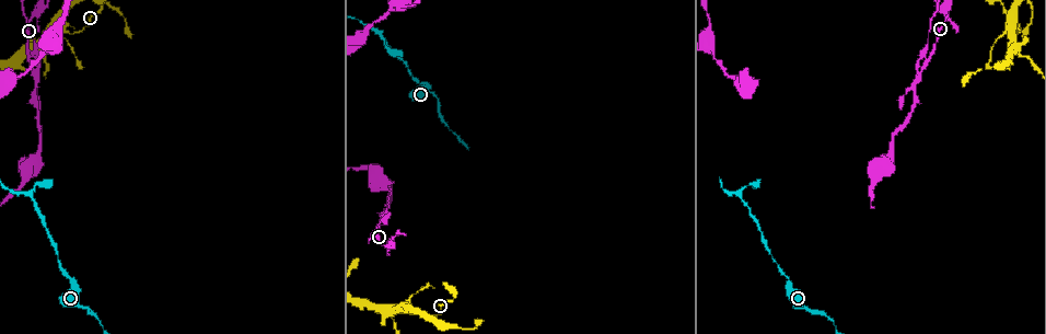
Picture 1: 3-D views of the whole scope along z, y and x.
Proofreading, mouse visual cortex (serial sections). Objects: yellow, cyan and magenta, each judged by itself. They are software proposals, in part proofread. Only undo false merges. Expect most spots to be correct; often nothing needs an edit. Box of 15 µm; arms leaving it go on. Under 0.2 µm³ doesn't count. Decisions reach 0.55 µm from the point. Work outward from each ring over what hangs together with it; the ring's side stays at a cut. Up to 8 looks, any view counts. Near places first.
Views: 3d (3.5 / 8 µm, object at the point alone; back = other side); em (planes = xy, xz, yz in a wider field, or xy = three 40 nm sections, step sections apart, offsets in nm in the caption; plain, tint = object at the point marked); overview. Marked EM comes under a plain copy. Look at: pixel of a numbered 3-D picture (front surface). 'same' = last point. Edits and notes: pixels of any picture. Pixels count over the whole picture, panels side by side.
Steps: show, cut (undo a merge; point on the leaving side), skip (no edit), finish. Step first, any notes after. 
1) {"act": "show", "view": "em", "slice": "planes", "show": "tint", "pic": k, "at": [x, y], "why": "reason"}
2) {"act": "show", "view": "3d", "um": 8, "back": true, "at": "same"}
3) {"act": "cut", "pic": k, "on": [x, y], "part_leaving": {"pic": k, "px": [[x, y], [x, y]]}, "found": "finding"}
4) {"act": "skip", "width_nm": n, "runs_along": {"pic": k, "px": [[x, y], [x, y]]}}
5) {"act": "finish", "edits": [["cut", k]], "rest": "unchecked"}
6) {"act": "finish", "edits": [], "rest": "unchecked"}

{"act": "show", "view": "3d", "um": 8, "pic": 1, "at": [29, 58], "why": "arms part here"}

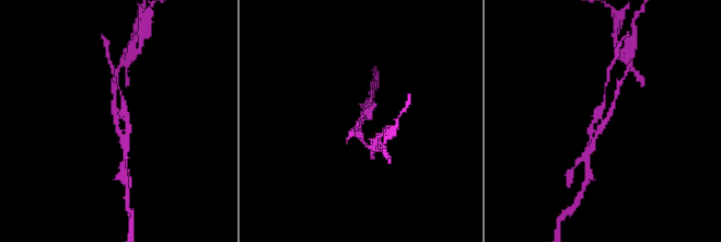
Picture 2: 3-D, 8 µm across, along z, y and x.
{"act": "show", "view": "em", "slice": "planes", "show": "tint", "pic": 2, "at": [358, 117], "why": "now the EM"}

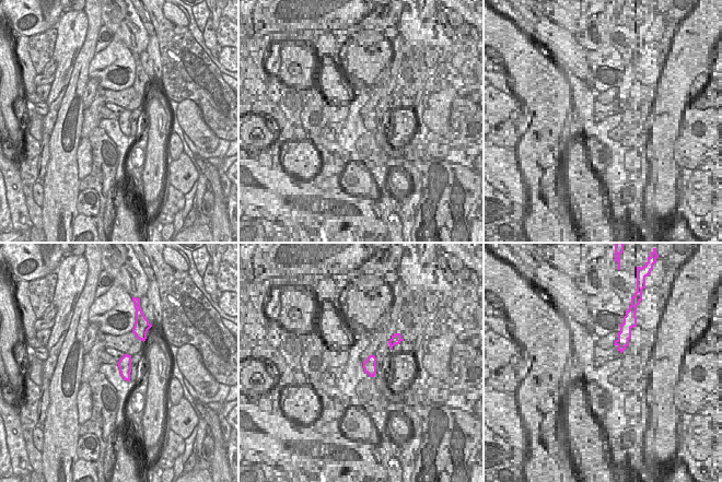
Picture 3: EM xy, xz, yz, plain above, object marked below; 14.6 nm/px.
{"act": "skip", "runs_along": {"pic": 2, "px": [[617, 94], [591, 149]]}, "found": "one cell here"}

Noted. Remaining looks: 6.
{"act": "show", "view": "3d", "um": 8, "pic": 1, "at": [1016, 48], "why": "three arms meet"}

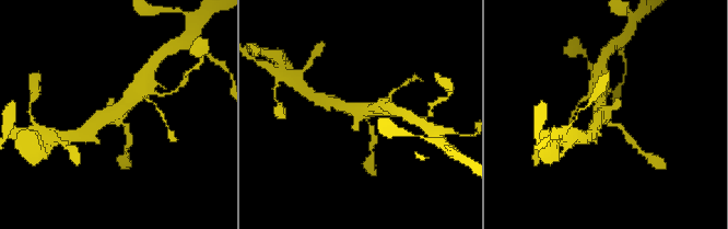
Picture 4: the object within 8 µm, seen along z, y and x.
{"act": "show", "view": "em", "slice": "xy", "step": 3, "show": "tint", "pic": 4, "at": [604, 114]}

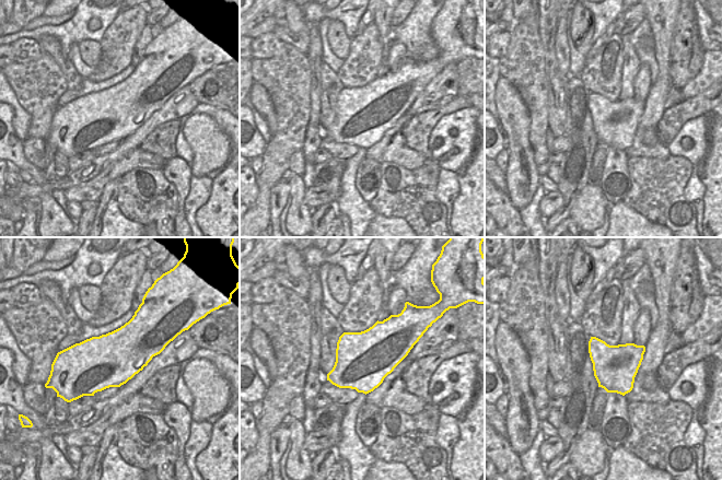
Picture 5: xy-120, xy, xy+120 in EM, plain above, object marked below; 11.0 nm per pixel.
{"act": "skip", "found": "continuous, no second cell"}

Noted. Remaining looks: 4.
{"act": "show", "view": "3d", "um": 8, "back": true, "pic": 1, "at": [33, 193]}

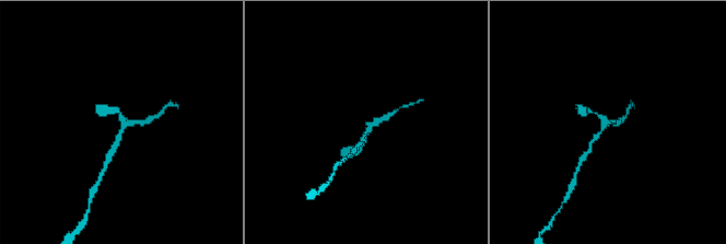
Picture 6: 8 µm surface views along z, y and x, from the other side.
{"act": "show", "view": "em", "slice": "planes", "show": "tint", "pic": 6, "at": [367, 127]}

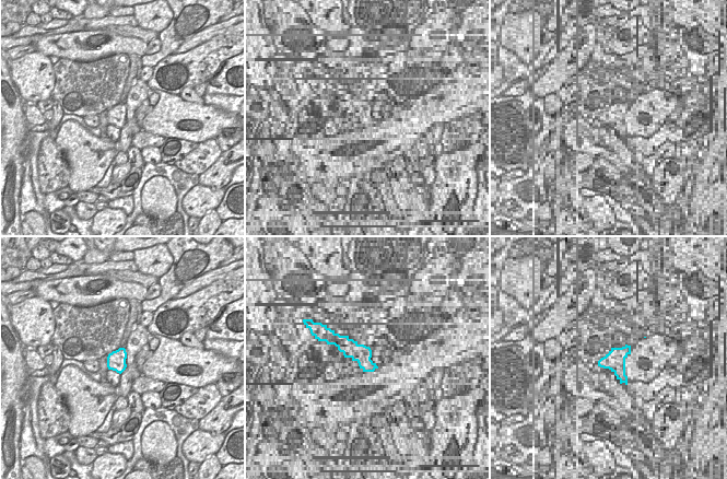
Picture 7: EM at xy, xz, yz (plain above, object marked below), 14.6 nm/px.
{"act": "skip", "width_nm": 280, "runs_along": {"pic": 6, "px": [[588, 150], [605, 126], [595, 112], [584, 109]]}, "found": "all the same cell"}

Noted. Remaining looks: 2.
{"act": "finish", "edits": [], "rest": "unchecked"}

